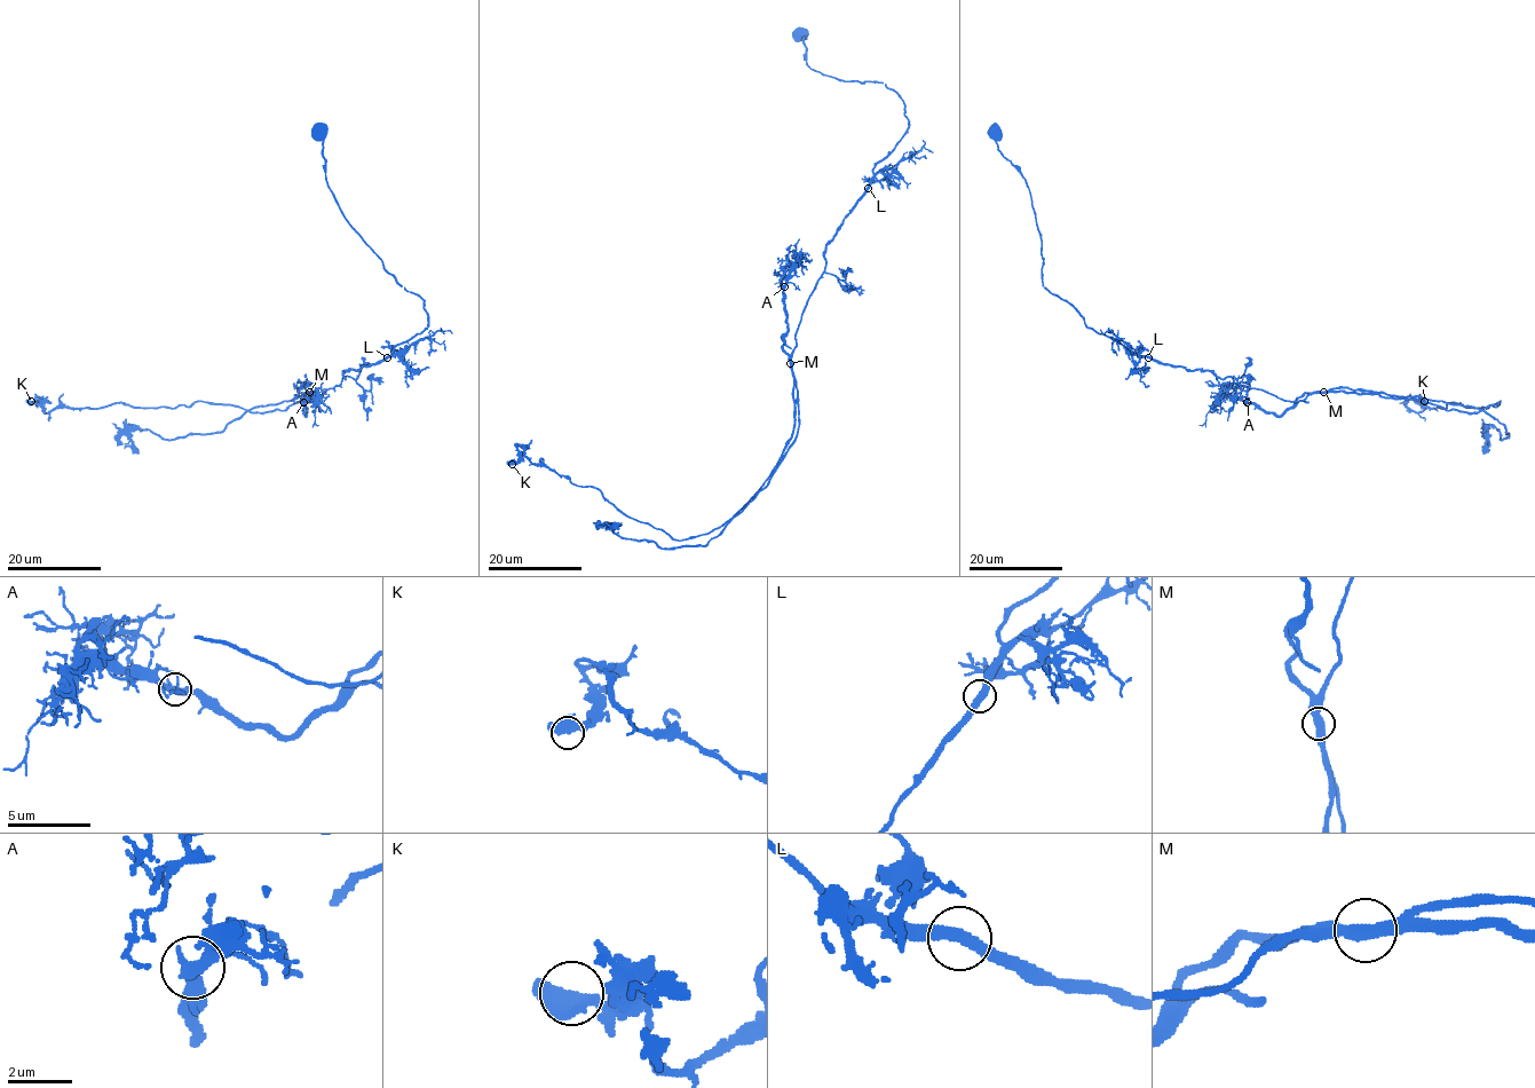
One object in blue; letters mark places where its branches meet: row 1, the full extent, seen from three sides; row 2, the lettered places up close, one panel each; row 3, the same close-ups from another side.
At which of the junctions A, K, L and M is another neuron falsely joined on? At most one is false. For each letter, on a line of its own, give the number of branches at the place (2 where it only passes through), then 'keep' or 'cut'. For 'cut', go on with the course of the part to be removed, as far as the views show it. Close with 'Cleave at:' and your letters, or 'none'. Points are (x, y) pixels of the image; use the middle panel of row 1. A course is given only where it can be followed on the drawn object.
A: 2 branches meet; keep
K: 2 branches meet; keep
L: 2 branches meet; keep
M: 2 branches meet; cut; foreign part runs (791, 363), (792, 438), (769, 477), (715, 536), (703, 546), (661, 549), (623, 538), (611, 526), (618, 523)
Cleave at: M

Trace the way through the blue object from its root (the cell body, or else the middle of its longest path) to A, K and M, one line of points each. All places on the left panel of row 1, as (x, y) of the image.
A: (321, 129), (342, 215), (424, 301), (427, 326), (317, 401), (301, 393), (307, 415), (303, 402)
K: (321, 129), (341, 213), (424, 301), (421, 332), (317, 401), (311, 391), (250, 409), (46, 412), (31, 401)
M: (321, 129), (325, 178), (342, 215), (424, 301), (427, 326), (385, 360), (346, 370), (317, 401), (310, 392)

